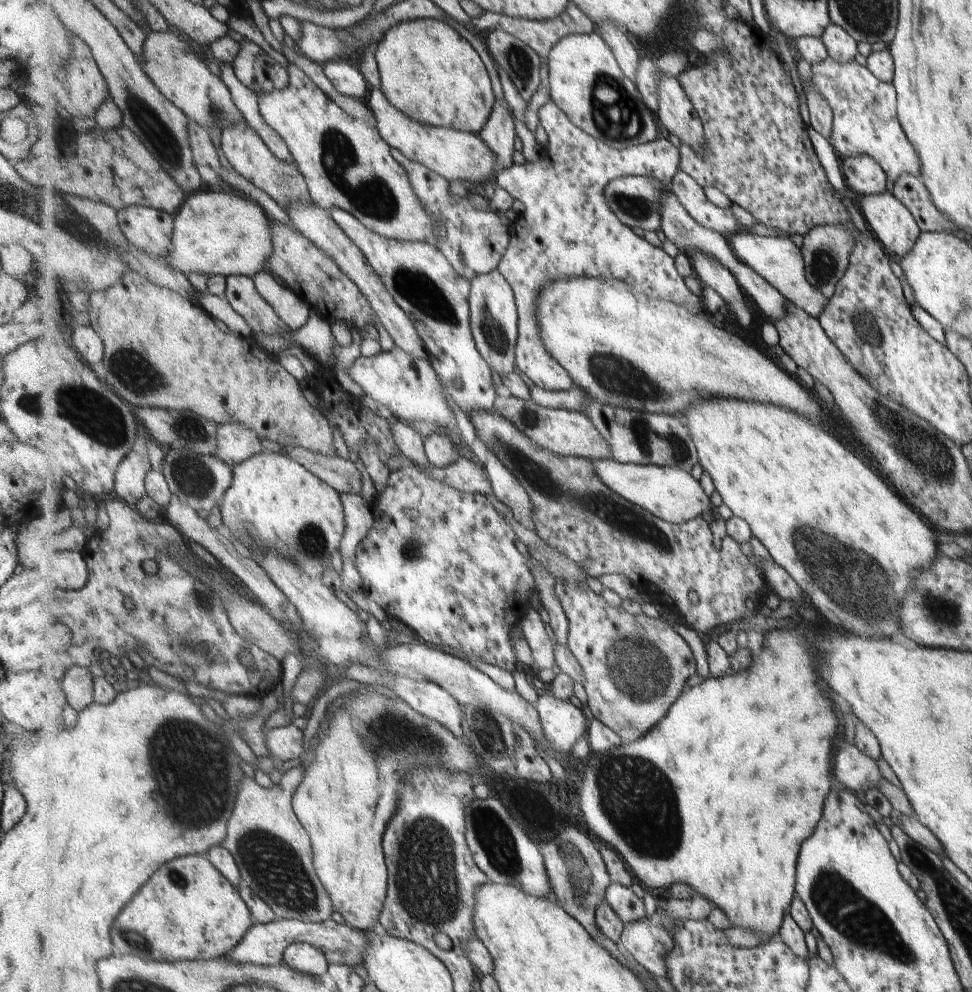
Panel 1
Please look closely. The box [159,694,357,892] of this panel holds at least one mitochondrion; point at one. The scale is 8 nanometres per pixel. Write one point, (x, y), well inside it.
(179, 879)

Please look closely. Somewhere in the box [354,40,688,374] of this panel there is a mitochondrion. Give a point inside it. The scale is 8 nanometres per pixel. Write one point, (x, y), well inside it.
(612, 114)

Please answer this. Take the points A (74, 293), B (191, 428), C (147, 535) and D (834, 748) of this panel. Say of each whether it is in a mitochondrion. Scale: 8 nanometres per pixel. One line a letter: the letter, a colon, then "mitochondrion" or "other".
A: other
B: mitochondrion
C: other
D: other

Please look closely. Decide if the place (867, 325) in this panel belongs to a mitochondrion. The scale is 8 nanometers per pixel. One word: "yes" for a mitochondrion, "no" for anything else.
yes

